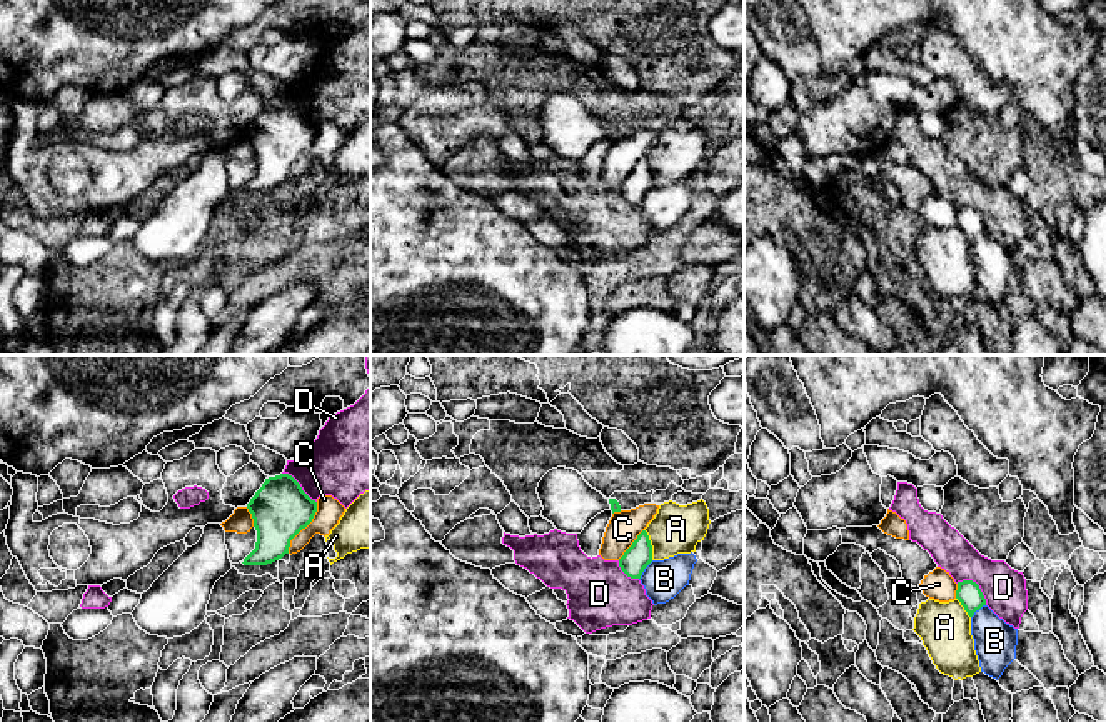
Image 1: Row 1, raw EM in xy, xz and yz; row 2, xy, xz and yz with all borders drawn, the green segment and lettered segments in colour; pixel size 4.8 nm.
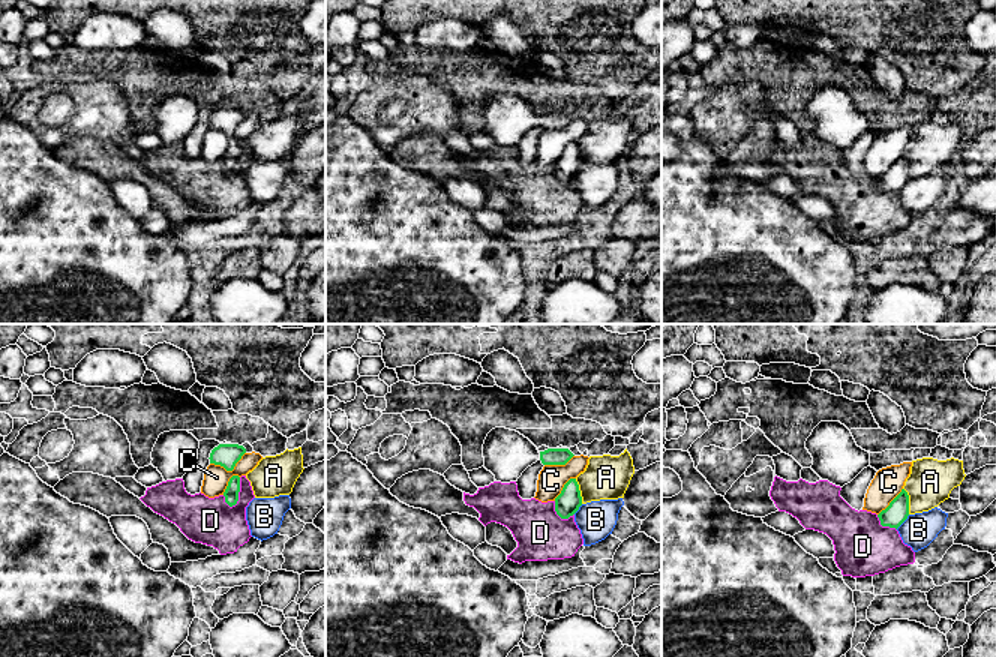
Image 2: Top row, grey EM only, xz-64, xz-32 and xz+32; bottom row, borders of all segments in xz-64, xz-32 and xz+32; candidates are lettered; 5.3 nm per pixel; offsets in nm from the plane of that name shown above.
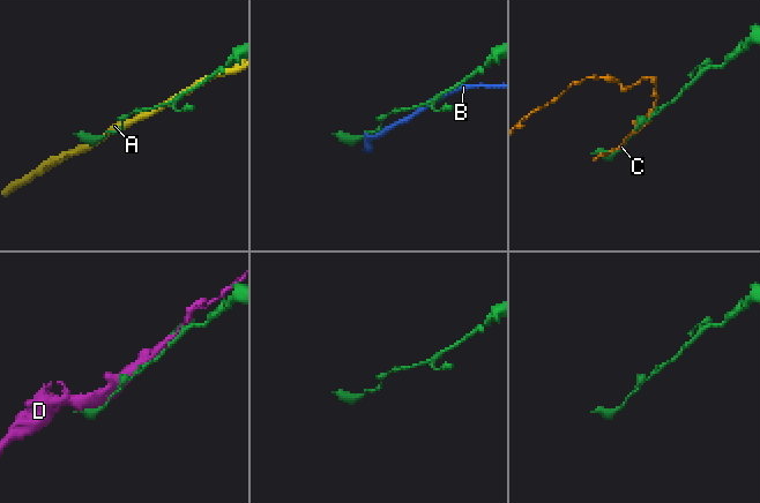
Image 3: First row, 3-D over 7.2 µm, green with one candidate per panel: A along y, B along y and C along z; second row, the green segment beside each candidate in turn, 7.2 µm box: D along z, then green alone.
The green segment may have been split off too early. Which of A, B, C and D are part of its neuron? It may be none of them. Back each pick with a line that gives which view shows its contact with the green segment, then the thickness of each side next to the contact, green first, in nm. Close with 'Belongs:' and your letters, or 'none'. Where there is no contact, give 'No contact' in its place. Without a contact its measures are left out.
Belongs: none

